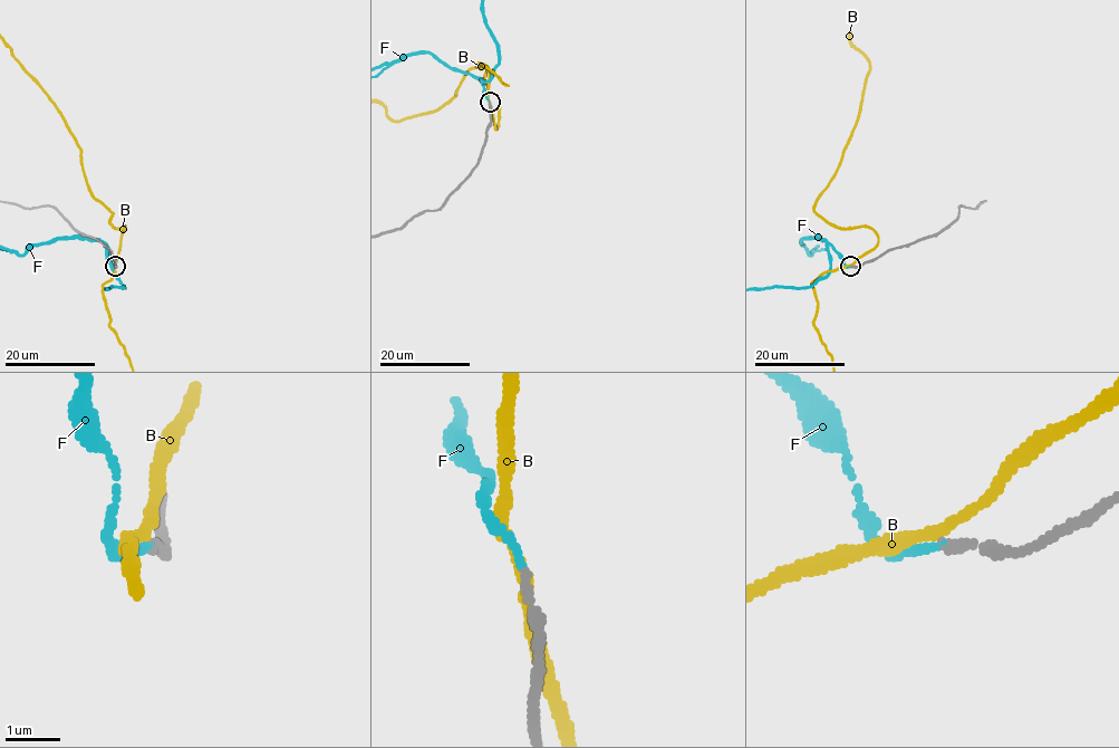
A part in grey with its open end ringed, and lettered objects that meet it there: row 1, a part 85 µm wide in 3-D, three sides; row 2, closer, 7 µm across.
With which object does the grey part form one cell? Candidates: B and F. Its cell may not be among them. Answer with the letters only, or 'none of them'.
F

